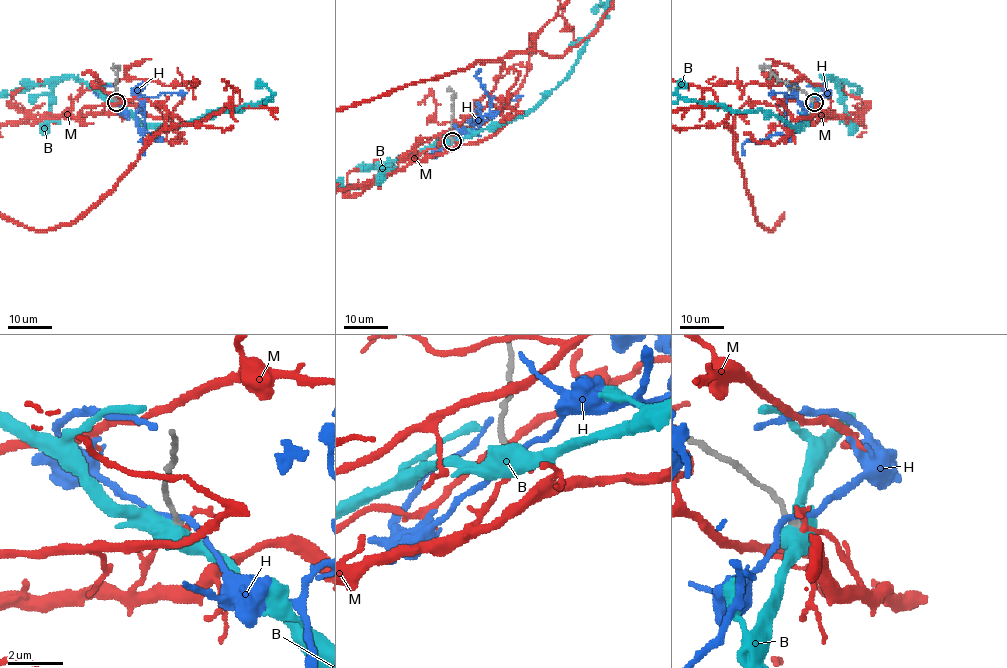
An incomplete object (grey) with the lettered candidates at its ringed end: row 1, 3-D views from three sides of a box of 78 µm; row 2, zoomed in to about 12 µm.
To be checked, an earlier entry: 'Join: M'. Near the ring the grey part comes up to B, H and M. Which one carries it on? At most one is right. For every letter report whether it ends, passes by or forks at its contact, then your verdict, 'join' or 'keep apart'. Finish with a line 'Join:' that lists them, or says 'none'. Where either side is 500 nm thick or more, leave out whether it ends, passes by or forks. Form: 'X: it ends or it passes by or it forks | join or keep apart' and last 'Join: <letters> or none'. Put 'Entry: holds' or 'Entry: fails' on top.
Entry: holds
B: keep apart
H: it passes by | keep apart
M: it passes by | join
Join: M

